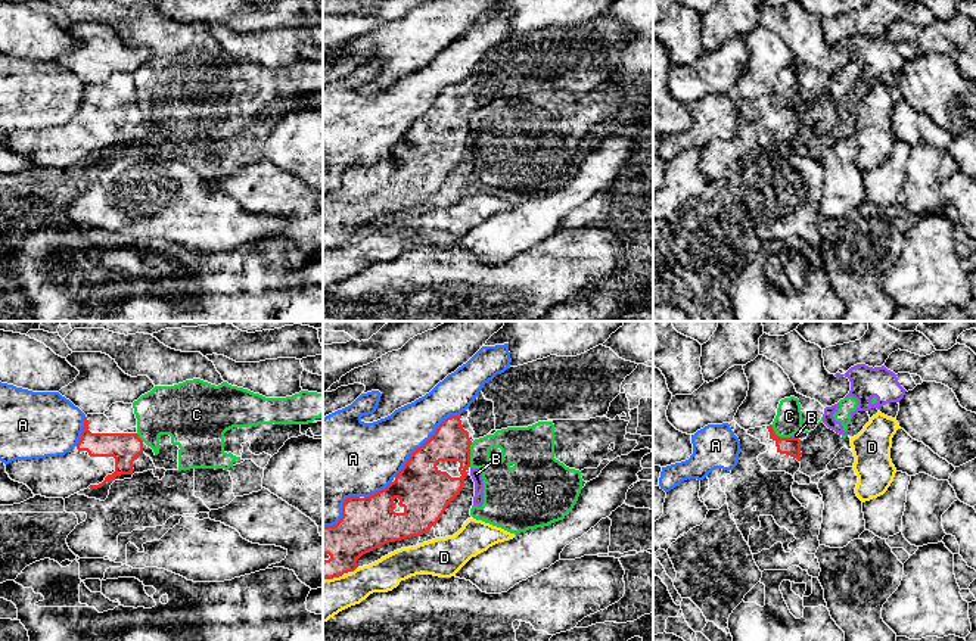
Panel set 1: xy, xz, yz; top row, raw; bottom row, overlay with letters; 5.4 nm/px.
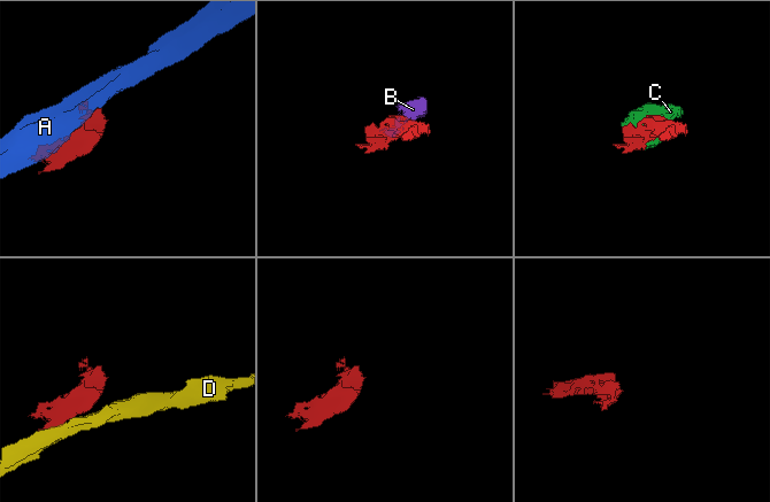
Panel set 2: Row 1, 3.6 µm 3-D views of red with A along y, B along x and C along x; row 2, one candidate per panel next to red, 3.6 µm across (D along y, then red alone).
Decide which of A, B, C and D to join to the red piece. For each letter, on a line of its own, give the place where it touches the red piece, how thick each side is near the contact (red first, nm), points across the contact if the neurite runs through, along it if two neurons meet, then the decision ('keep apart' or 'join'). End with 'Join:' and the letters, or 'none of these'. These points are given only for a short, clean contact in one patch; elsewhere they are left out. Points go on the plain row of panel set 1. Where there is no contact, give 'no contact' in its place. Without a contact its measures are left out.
A: meets red in xz at (426, 111); 260 nm thick on the red side, 300 nm on the other; keep apart
B: meets red in yz at (795, 108); 100 nm thick on the red side, 20 nm on the other; border along yz (790, 106), (798, 108); keep apart
C: meets red in yz at (779, 106); 100 nm thick on the red side, 150 nm on the other; border along yz (770, 95), (777, 105), (790, 106); keep apart
D: meets red in xz at (353, 240); 280 nm thick on the red side, 200 nm on the other; keep apart
Join: none of these

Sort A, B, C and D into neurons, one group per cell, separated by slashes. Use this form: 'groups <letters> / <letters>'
groups A / B C / D

